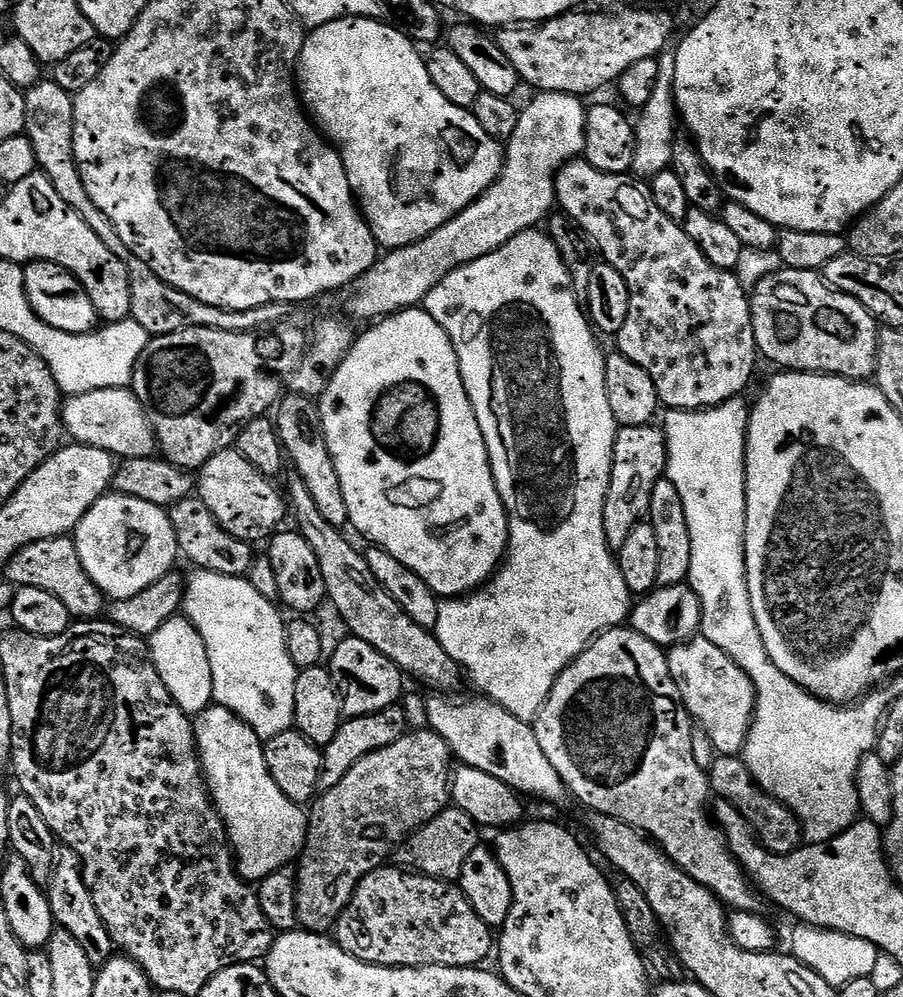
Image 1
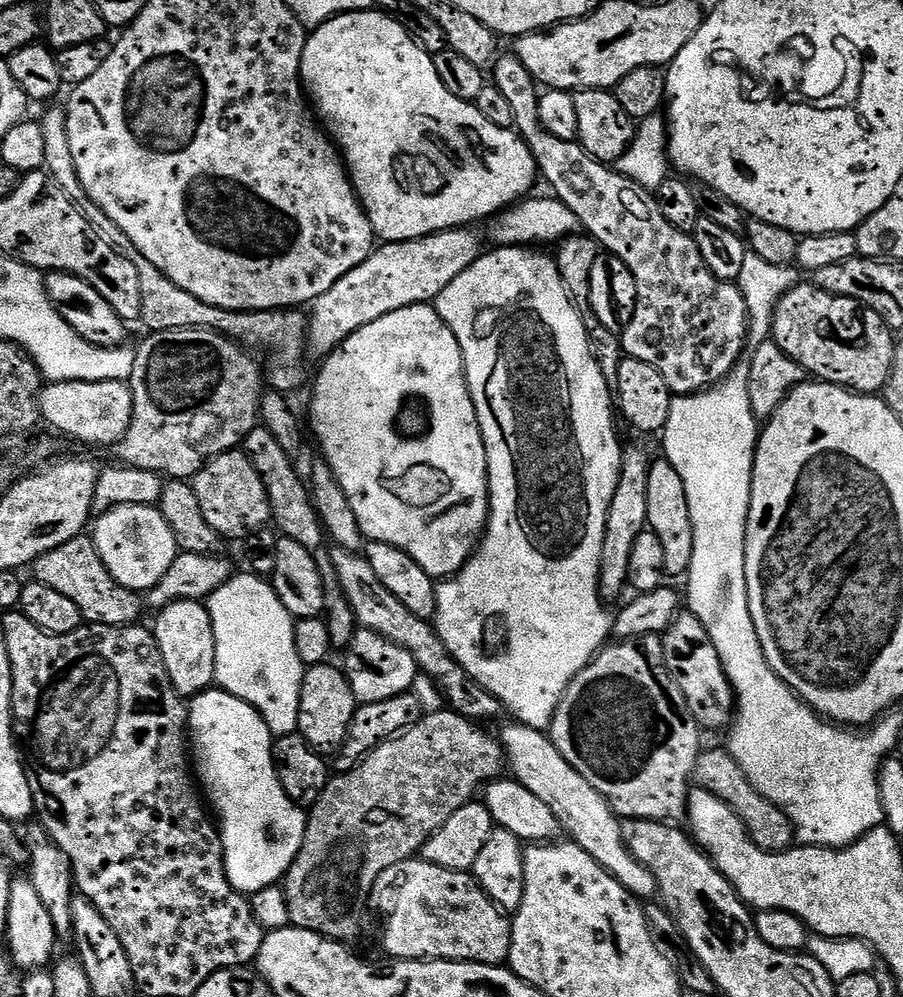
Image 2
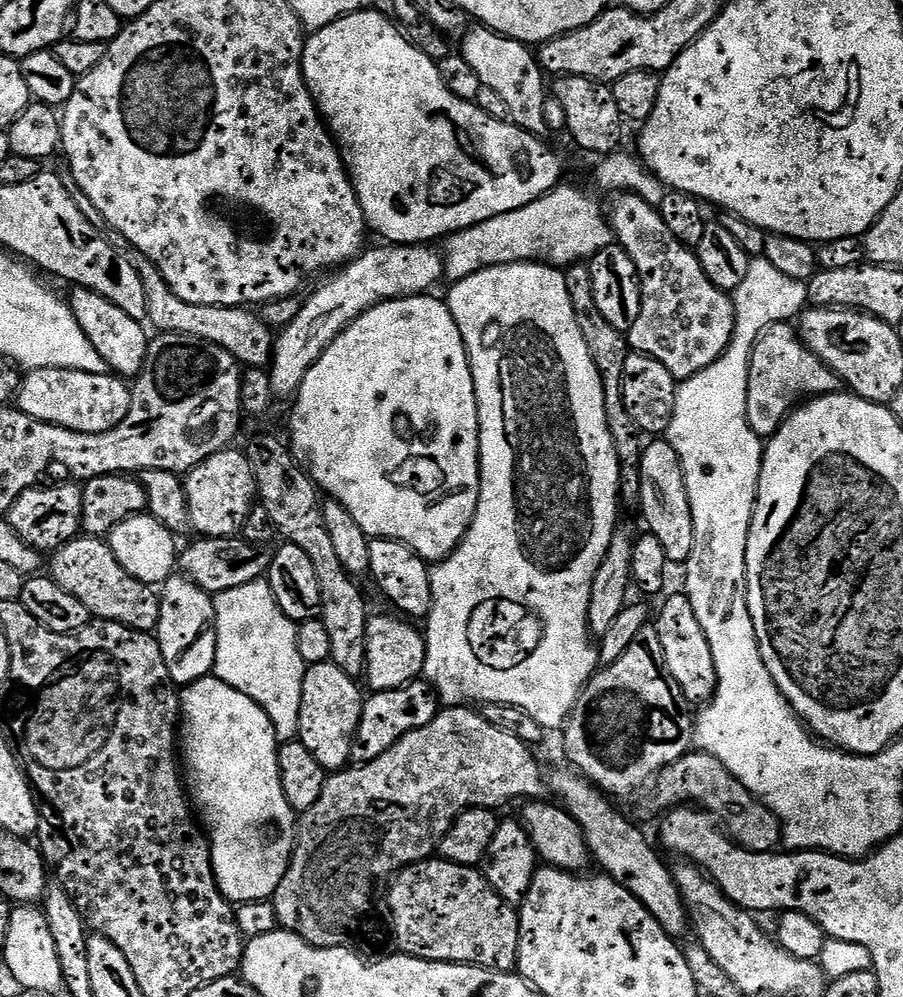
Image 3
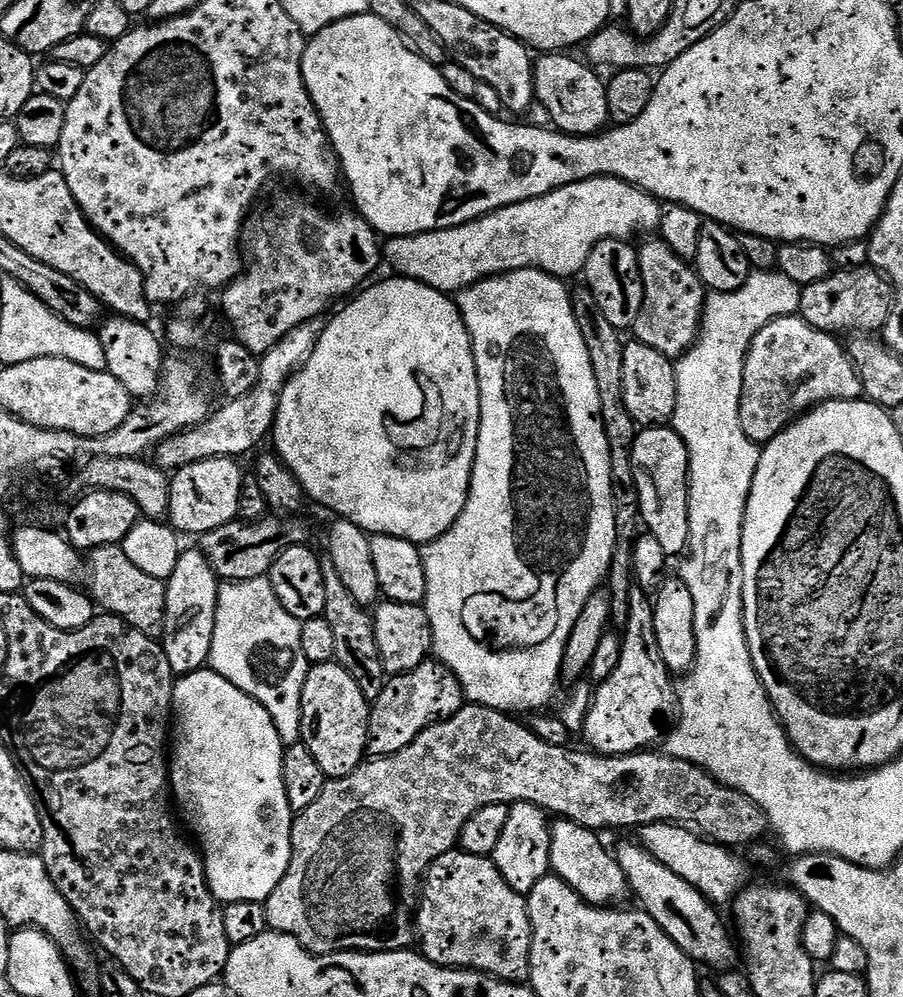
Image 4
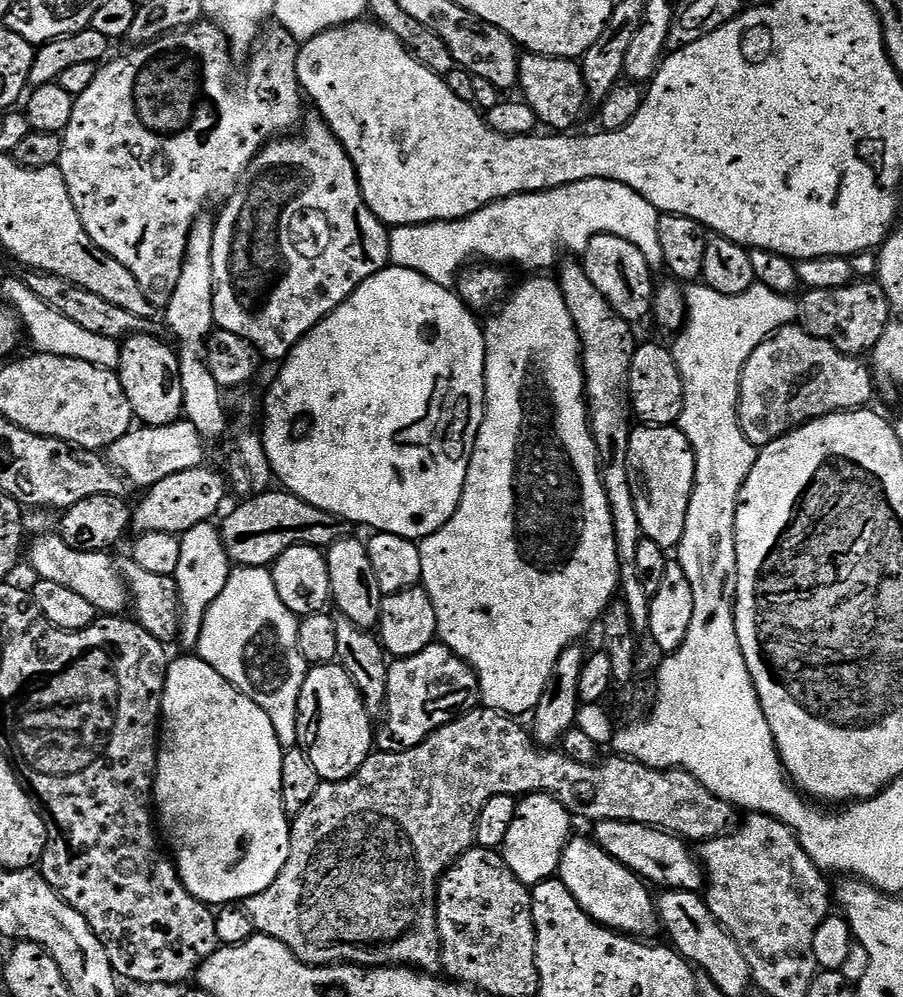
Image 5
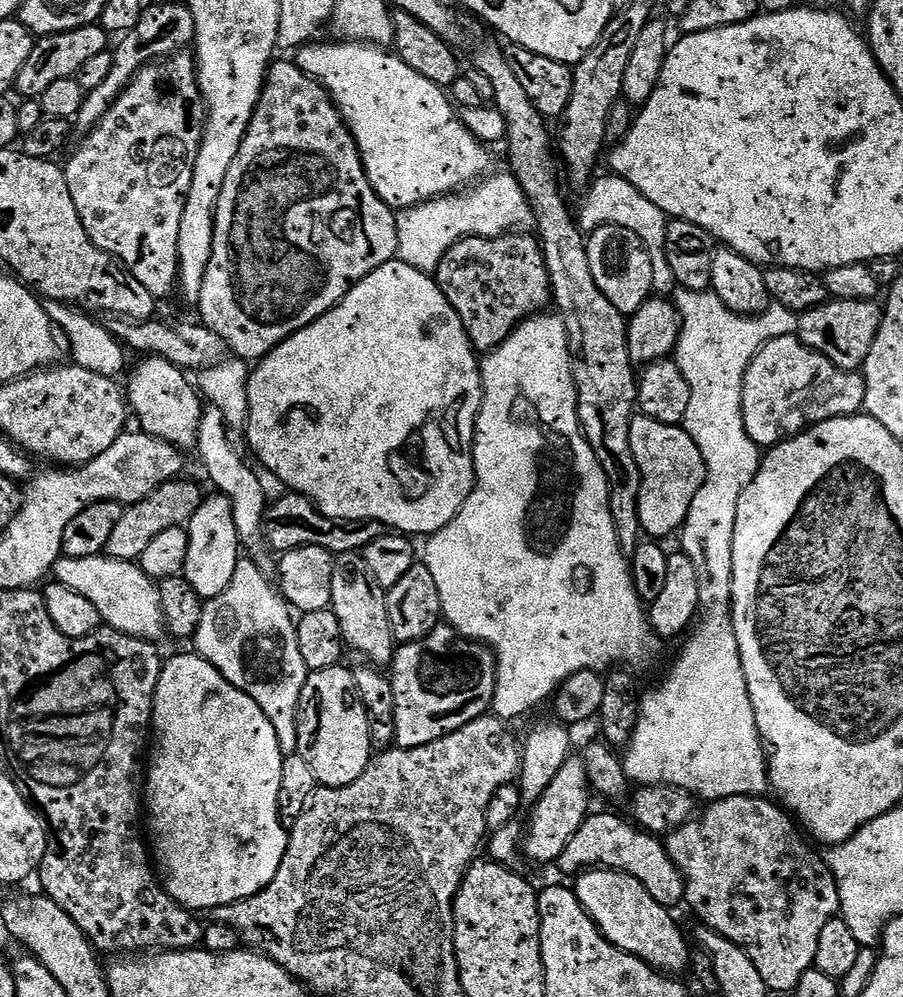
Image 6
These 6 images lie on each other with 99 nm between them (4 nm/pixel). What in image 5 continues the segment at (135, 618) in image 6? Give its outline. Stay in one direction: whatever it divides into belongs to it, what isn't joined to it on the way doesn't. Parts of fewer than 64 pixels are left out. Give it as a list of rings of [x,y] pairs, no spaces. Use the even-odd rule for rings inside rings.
[[[59,534],[40,537],[32,546],[32,568],[39,579],[58,582],[66,590],[74,590],[81,598],[86,598],[100,614],[120,614],[129,607],[128,585],[124,583],[121,569],[111,560],[108,552],[75,552],[62,542]]]

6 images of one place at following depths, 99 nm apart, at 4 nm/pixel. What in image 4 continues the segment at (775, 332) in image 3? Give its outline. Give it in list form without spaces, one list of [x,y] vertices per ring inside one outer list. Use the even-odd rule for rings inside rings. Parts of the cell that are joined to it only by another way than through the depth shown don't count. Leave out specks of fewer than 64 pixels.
[[[800,315],[779,316],[758,330],[744,359],[740,421],[746,438],[761,446],[783,432],[793,420],[799,420],[805,412],[831,400],[858,400],[864,396],[864,387],[856,373],[856,367],[848,357],[848,349],[830,332],[822,332],[810,326]]]

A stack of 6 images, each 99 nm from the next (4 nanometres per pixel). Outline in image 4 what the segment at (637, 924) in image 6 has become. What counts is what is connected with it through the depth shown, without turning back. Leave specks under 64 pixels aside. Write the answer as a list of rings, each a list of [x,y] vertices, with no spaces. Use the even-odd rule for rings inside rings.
[[[557,819],[552,824],[552,841],[550,842],[551,871],[565,880],[584,900],[585,904],[612,906],[625,895],[629,895],[628,879],[615,855],[600,845],[595,831],[584,828],[573,820]]]

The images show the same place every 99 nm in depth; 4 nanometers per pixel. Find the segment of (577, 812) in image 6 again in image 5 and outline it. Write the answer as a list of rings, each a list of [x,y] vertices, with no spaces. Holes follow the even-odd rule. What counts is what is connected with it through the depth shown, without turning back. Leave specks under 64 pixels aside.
[[[546,792],[531,793],[517,803],[514,822],[510,822],[510,830],[506,830],[502,855],[518,882],[535,886],[543,880],[553,879],[559,873],[564,847],[573,835],[572,824],[574,817],[566,810],[566,806]]]

